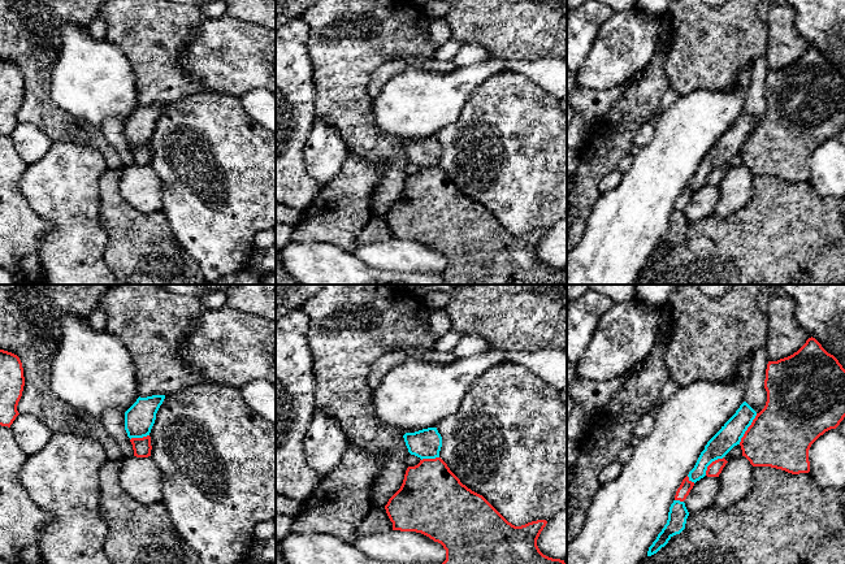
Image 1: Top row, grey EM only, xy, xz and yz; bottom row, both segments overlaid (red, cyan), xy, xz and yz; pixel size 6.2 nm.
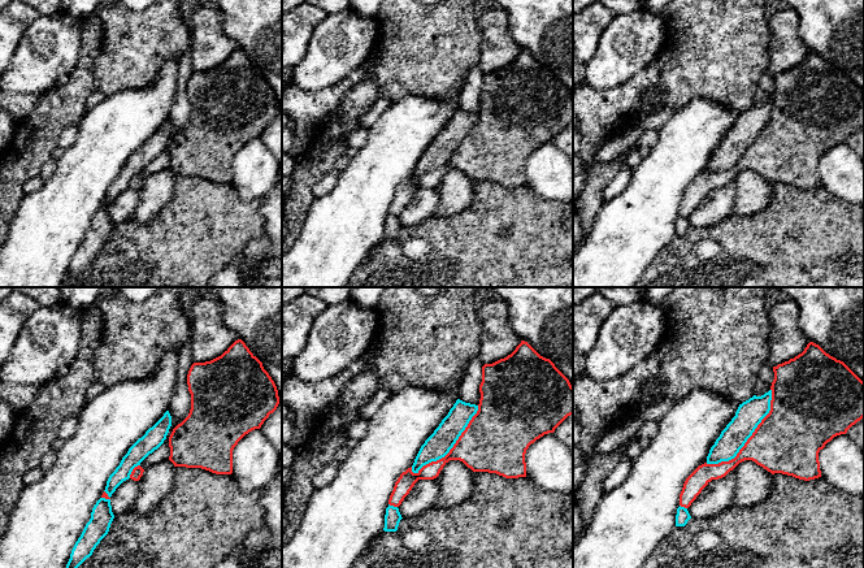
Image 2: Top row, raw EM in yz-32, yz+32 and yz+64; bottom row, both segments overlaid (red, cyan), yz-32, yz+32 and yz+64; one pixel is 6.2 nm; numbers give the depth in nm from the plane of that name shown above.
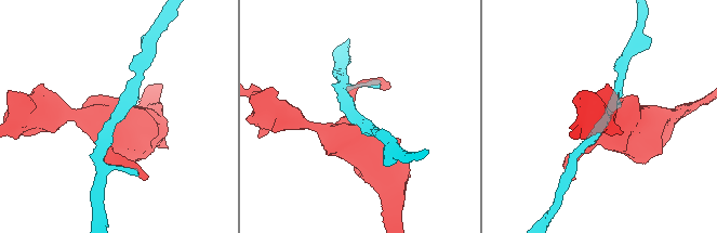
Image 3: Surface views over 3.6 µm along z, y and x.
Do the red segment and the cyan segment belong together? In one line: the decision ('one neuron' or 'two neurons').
one neuron

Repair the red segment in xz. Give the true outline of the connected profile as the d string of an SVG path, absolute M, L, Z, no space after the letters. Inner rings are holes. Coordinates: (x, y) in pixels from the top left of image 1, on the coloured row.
M437 428L406 433L403 438L408 452L421 460L407 468L400 489L385 506L393 530L421 533L441 543L446 550L442 564L566 564L543 555L537 546L546 520L515 526L482 495L460 482L439 457L442 437Z

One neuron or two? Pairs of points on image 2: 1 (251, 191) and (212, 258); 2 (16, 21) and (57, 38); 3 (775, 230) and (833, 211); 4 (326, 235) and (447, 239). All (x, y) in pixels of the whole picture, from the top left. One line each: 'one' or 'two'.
1: two
2: two
3: one
4: two

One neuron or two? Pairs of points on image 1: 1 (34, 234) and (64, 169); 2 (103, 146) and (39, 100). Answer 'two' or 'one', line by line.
1: two
2: one

